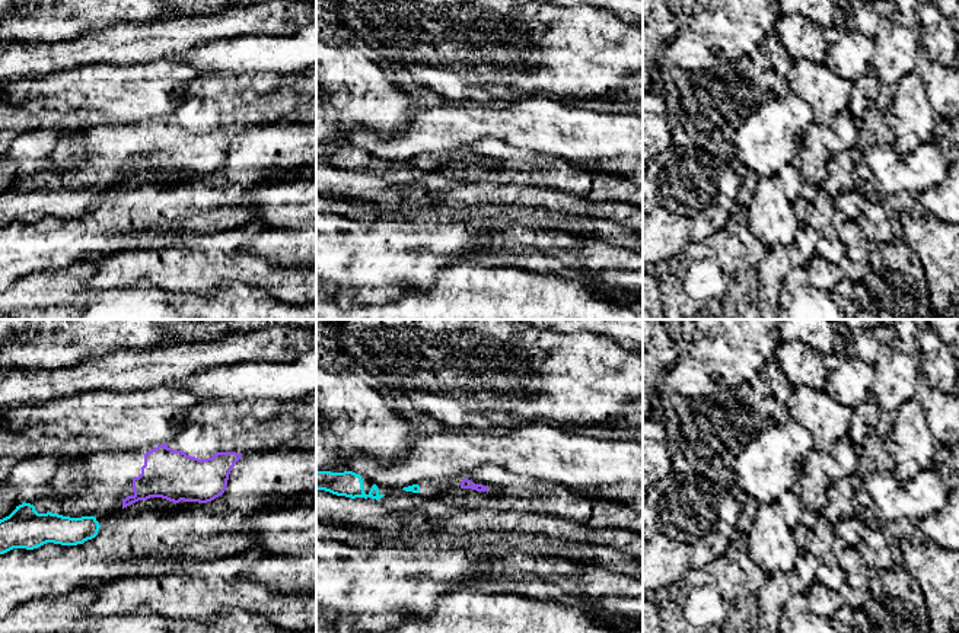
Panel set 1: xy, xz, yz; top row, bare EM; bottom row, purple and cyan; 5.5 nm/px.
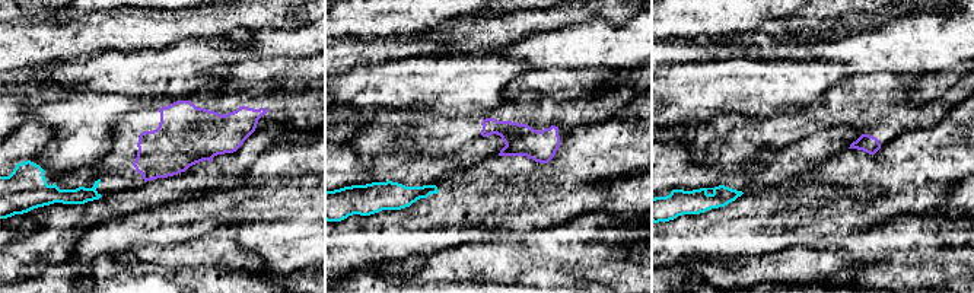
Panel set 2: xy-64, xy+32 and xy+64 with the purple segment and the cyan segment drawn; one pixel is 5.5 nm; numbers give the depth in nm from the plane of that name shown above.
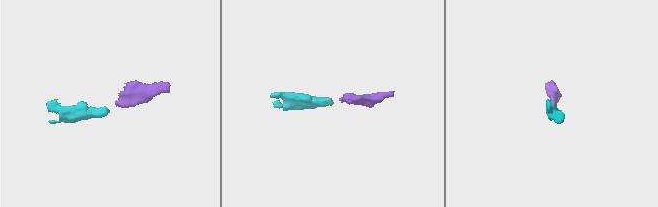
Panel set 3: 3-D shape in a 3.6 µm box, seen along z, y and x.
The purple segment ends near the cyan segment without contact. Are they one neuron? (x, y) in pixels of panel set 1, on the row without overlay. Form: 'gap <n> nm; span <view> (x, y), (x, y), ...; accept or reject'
gap 160 nm; span xy (123, 181), (98, 196); accept

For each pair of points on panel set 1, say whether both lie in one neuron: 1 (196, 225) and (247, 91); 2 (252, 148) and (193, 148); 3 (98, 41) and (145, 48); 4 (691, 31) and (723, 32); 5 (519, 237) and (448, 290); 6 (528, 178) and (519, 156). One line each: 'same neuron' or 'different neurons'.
1: different neurons
2: different neurons
3: same neuron
4: same neuron
5: different neurons
6: same neuron

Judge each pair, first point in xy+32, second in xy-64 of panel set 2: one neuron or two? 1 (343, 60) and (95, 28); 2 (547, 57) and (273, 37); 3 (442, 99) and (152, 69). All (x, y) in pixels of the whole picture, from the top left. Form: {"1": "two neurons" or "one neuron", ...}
{"1": "one neuron", "2": "one neuron", "3": "one neuron"}

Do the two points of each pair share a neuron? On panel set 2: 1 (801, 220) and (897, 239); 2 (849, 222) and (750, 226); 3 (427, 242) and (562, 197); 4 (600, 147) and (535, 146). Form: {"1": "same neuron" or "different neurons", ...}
{"1": "different neurons", "2": "same neuron", "3": "same neuron", "4": "different neurons"}

